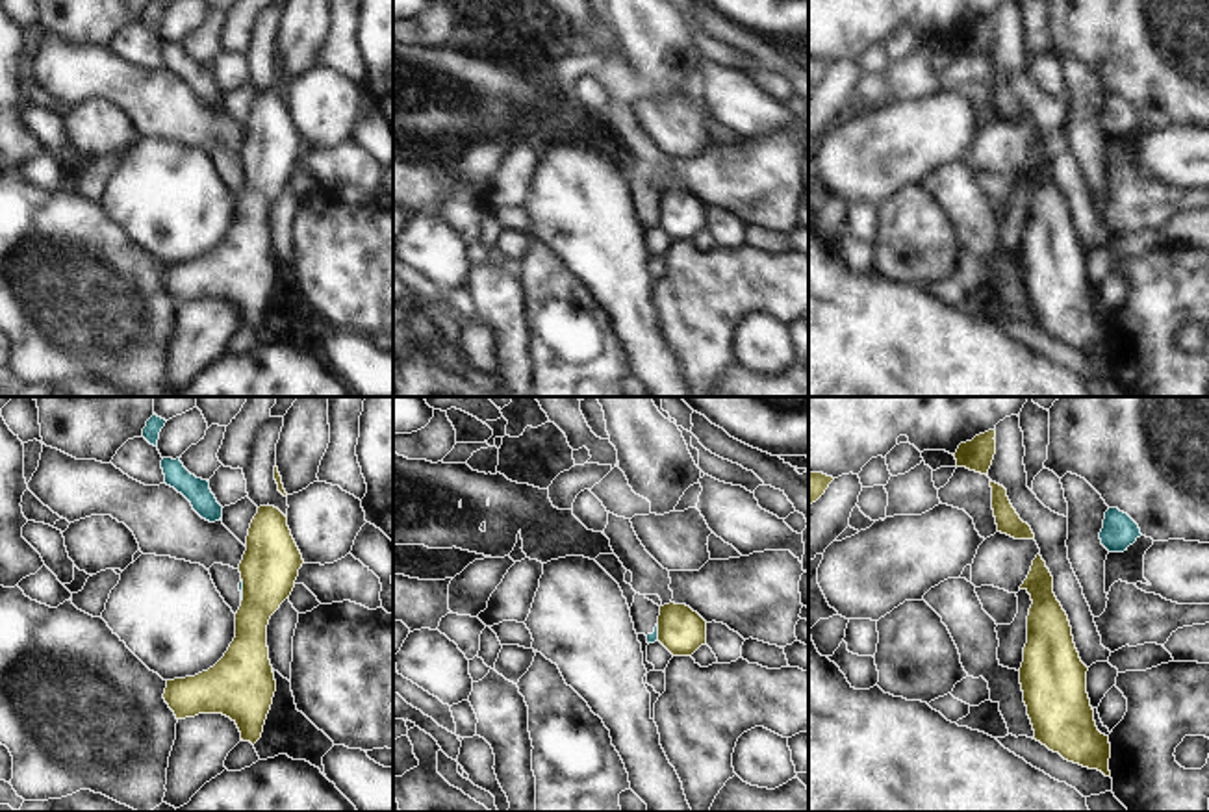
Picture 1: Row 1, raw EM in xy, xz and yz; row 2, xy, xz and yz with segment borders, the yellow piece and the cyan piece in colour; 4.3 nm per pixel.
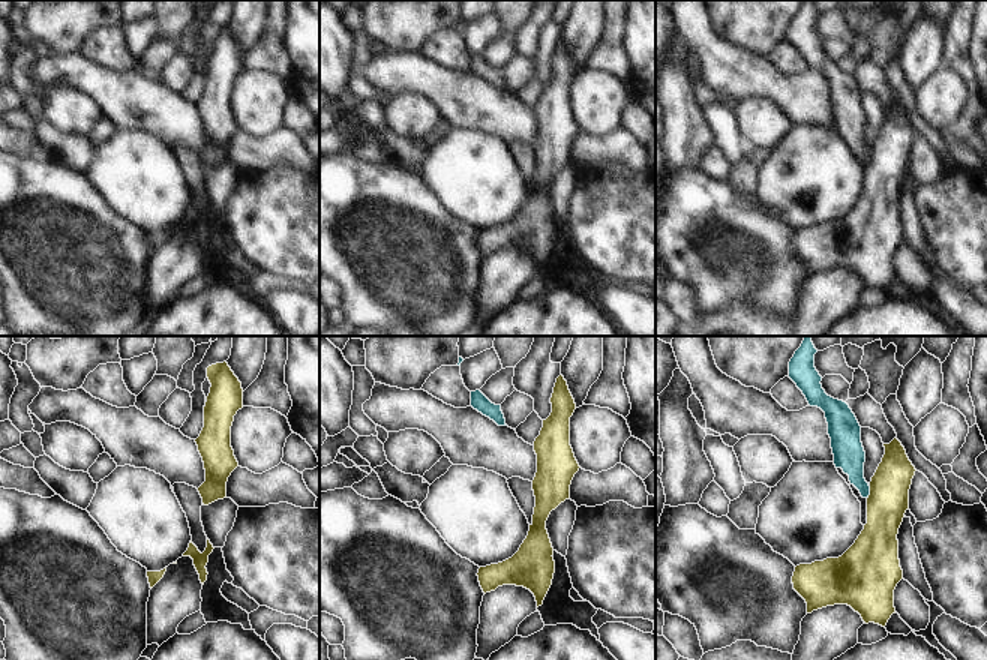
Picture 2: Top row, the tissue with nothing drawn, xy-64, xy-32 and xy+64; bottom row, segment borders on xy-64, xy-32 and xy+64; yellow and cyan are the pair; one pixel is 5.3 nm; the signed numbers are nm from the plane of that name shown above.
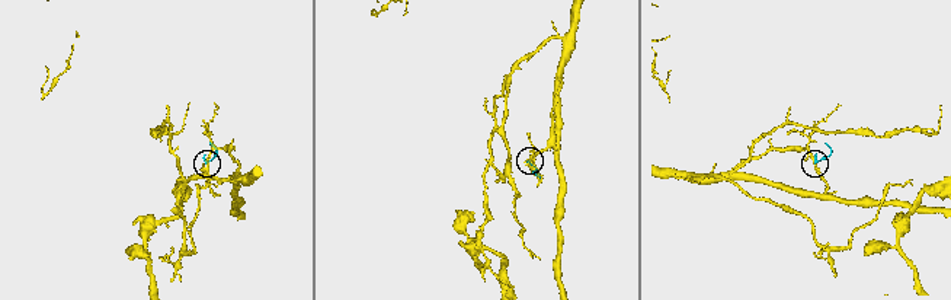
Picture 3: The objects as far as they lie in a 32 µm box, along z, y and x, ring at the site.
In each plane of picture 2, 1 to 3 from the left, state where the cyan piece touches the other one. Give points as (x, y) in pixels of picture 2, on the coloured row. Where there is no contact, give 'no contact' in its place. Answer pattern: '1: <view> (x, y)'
1: no contact
2: no contact
3: xy+64 (870, 492)

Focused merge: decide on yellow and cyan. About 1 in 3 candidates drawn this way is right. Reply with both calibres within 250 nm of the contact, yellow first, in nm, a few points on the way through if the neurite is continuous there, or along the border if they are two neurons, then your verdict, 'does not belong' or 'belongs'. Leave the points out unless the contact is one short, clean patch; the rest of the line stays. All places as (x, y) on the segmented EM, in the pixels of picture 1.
260 nm thick on the yellow side, 20 nm on the other; does not belong

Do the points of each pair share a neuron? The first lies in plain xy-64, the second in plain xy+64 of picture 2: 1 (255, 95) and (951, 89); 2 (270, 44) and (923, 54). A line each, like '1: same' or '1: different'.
1: same
2: different

